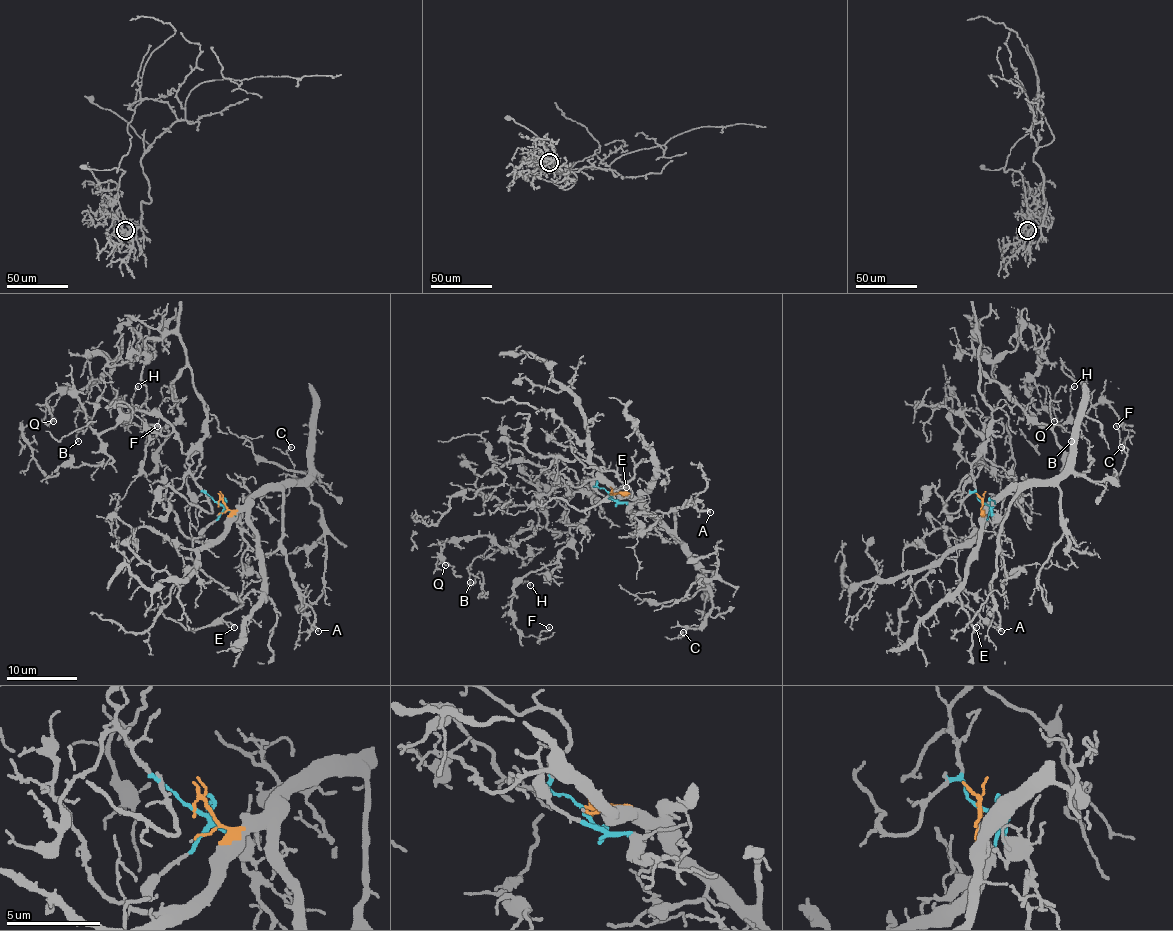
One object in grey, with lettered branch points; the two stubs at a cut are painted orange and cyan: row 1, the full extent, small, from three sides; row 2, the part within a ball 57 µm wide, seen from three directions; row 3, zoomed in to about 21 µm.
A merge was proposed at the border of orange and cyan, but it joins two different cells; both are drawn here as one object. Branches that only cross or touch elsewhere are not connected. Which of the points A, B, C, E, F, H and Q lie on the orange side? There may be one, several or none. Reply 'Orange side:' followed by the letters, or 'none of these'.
Orange side: A, C, E

